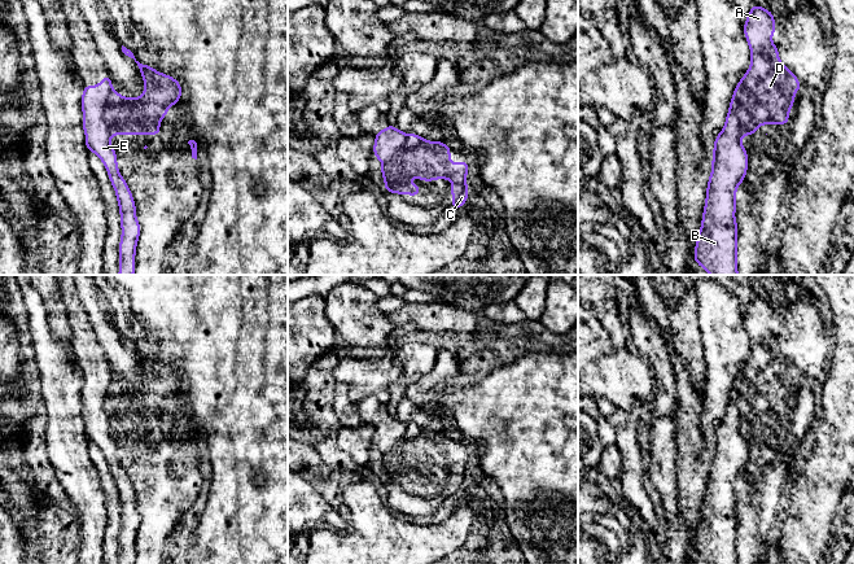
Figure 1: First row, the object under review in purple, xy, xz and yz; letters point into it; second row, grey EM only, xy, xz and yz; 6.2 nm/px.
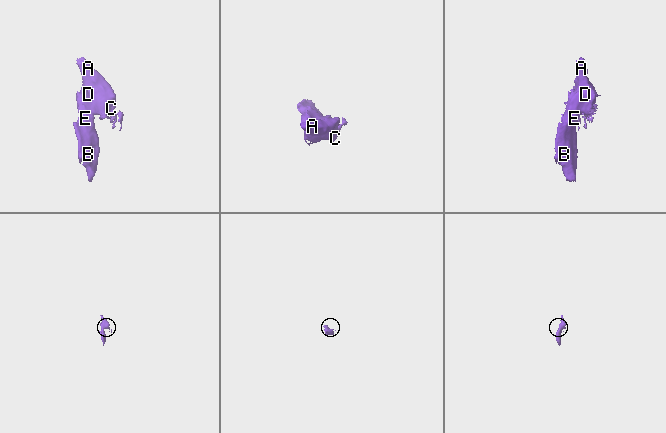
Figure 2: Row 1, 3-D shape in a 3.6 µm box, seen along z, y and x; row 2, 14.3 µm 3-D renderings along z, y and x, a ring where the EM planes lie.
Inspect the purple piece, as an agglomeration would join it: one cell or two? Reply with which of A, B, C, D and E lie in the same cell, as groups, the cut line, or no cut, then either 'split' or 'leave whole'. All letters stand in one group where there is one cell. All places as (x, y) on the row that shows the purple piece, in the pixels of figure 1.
A C D / B E; cut in yz along (744, 78), (744, 94), (740, 97), (738, 110), (740, 134); split

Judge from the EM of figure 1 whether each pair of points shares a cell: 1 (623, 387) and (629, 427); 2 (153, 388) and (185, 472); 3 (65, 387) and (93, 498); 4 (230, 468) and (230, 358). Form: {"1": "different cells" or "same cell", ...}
{"1": "different cells", "2": "same cell", "3": "same cell", "4": "same cell"}

